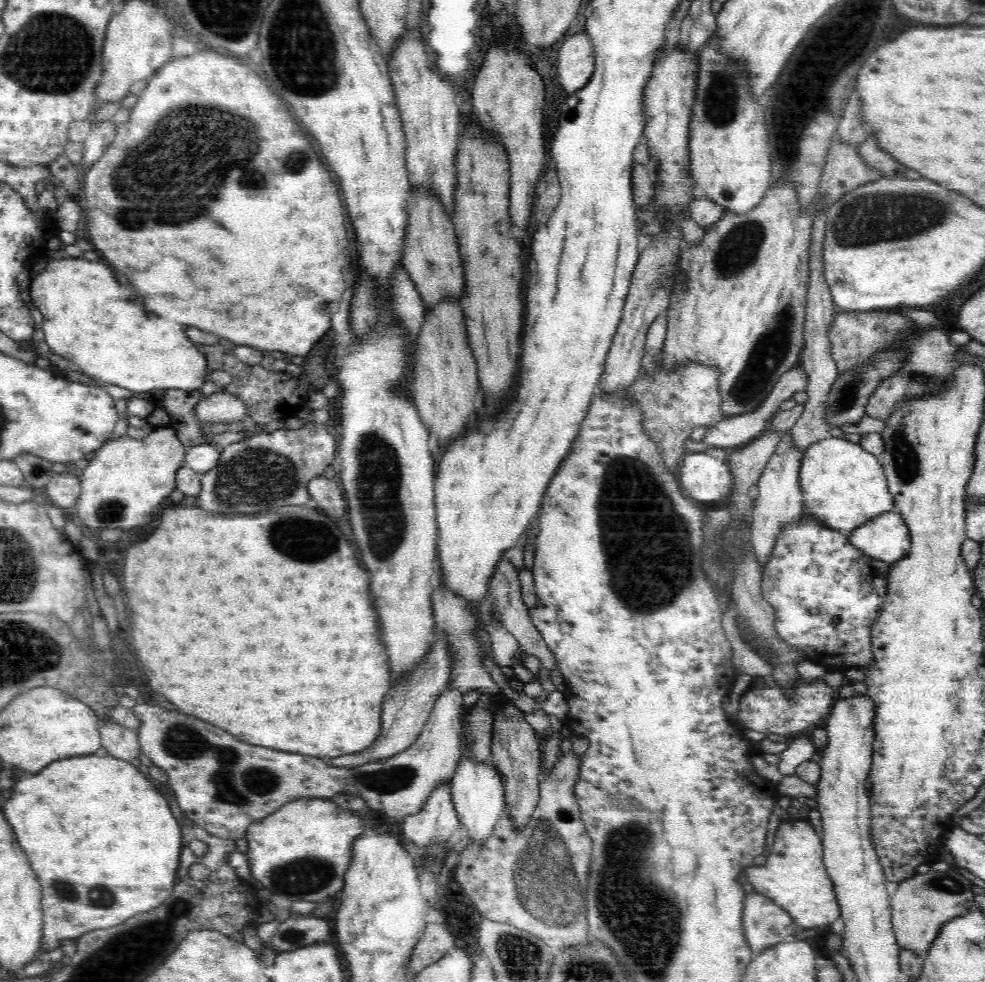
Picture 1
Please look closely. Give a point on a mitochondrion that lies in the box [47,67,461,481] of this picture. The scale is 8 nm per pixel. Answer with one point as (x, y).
(183, 156)

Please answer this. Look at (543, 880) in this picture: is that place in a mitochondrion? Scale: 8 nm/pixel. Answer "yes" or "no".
yes

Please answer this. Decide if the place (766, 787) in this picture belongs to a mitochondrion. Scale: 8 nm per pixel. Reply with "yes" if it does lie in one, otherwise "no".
no

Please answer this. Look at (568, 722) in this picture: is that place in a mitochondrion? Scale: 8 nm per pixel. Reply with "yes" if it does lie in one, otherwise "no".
no

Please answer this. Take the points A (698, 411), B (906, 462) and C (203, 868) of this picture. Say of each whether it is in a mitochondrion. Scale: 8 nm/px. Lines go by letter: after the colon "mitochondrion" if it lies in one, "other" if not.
A: other
B: mitochondrion
C: other

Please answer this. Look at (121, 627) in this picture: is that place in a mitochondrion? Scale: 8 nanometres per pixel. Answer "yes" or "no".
no

